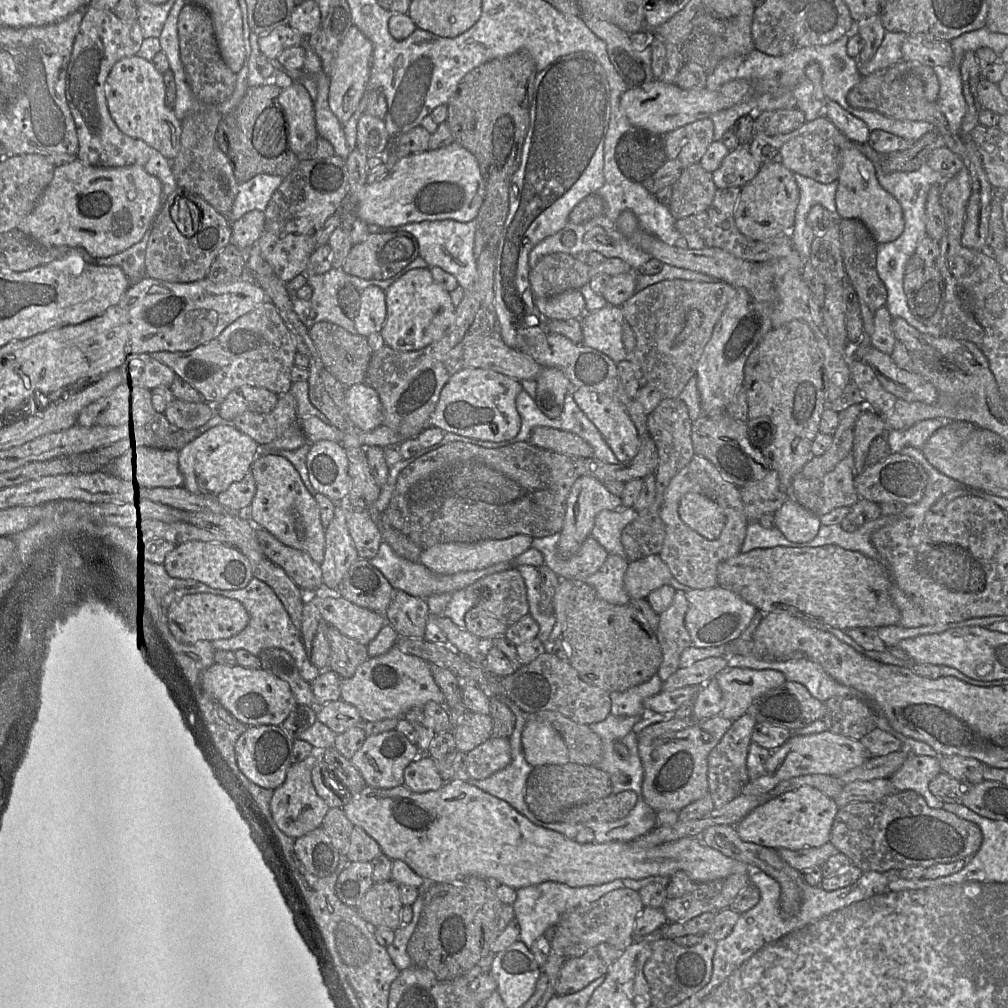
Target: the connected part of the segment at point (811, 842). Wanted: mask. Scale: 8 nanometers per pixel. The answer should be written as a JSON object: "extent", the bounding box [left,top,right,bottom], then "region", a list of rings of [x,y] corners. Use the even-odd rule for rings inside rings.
{"extent":[735,786,839,850],"region":[[[811,786],[787,791],[754,808],[735,825],[739,837],[767,848],[801,850],[830,842],[835,816],[839,810],[833,798]]]}

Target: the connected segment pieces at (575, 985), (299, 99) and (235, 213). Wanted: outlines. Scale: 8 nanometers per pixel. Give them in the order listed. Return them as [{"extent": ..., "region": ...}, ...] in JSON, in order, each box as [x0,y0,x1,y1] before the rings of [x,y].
[{"extent":[555,943,622,995],"region":[[[607,943],[590,948],[583,956],[568,958],[558,974],[555,994],[567,995],[579,991],[604,976],[622,951]]]},{"extent":[278,82,319,159],"region":[[[294,82],[288,88],[283,89],[278,100],[289,119],[291,153],[300,159],[300,154],[305,152],[319,136],[314,102],[307,89],[299,82]]]},{"extent":[228,174,283,224],"region":[[[258,174],[239,184],[238,193],[228,214],[231,224],[252,210],[265,212],[273,193],[283,180],[278,175]]]}]

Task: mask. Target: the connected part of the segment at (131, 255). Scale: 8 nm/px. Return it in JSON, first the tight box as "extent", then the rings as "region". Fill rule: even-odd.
{"extent":[94,227,151,282],"region":[[[151,227],[147,230],[143,238],[127,250],[115,255],[94,258],[94,262],[101,266],[118,266],[127,275],[130,282],[137,282],[146,277],[145,251],[150,236]]]}

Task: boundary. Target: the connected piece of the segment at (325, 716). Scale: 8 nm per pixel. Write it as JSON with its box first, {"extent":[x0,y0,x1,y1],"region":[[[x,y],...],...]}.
{"extent":[316,699,363,734],"region":[[[340,699],[316,706],[316,719],[335,734],[343,733],[363,722],[358,710]]]}

